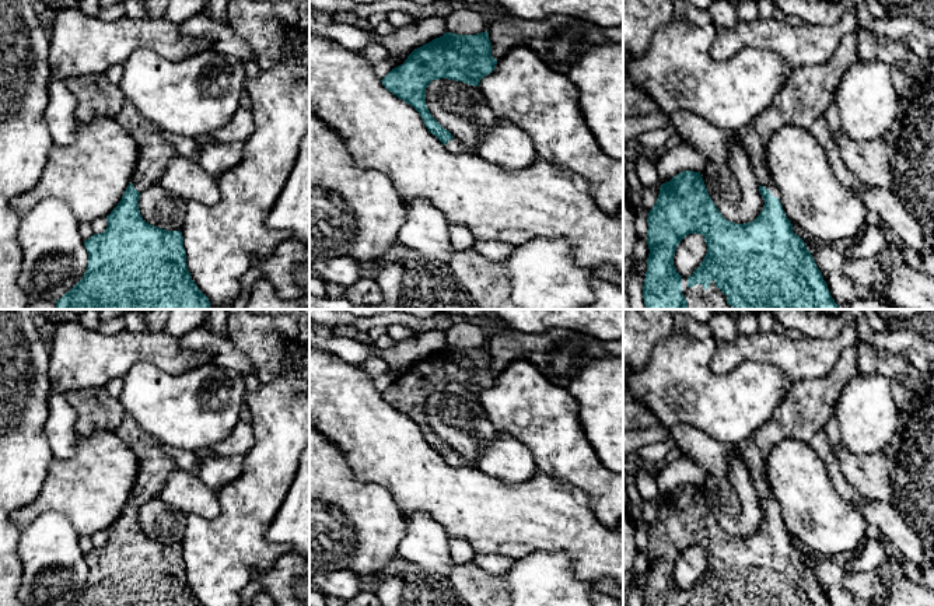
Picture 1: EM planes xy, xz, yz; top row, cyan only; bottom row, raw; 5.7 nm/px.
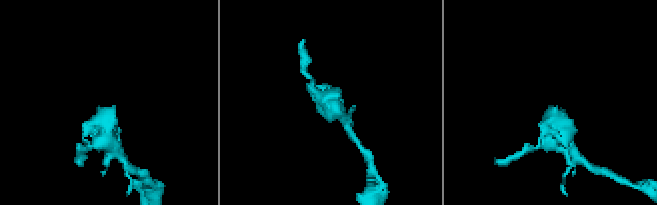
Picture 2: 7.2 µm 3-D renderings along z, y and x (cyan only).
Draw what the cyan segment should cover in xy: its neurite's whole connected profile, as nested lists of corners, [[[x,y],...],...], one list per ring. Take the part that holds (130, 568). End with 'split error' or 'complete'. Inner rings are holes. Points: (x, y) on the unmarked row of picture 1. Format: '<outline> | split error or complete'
[[[125,414],[115,431],[139,462],[139,473],[132,495],[122,514],[106,529],[108,540],[84,554],[88,578],[83,592],[67,606],[202,606],[186,579],[186,565],[181,544],[167,544],[146,536],[139,523],[140,507],[158,498],[169,474],[179,466],[161,449],[161,442]]] | split error

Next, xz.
[[[487,344],[476,348],[445,346],[442,350],[414,362],[403,378],[392,382],[382,399],[412,418],[426,441],[452,466],[463,466],[463,459],[444,442],[426,418],[426,402],[433,393],[448,392],[478,400],[496,382]]] | split error

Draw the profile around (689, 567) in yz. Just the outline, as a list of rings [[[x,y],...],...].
[[[700,547],[686,549],[676,560],[674,579],[682,591],[689,591],[700,579],[707,567],[706,553]]]

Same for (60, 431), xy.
[[[63,393],[49,397],[49,414],[45,423],[45,437],[56,458],[71,458],[77,452],[77,414]]]

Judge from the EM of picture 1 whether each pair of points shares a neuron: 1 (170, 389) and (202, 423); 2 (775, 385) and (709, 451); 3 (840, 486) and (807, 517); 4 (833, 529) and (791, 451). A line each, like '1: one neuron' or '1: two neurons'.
1: one neuron
2: two neurons
3: two neurons
4: one neuron

